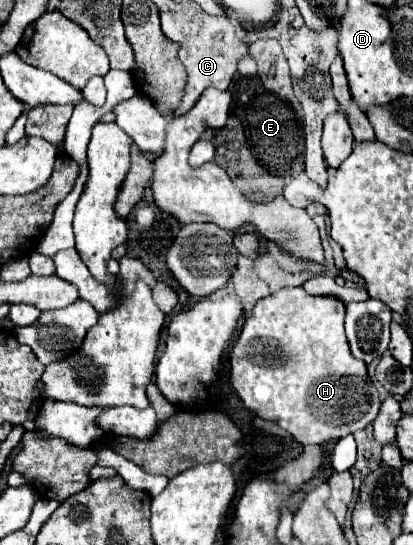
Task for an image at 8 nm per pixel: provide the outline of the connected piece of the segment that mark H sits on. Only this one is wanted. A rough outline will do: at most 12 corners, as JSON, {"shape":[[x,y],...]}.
{"shape":[[283,287],[229,351],[245,407],[299,443],[381,399],[337,297]]}

